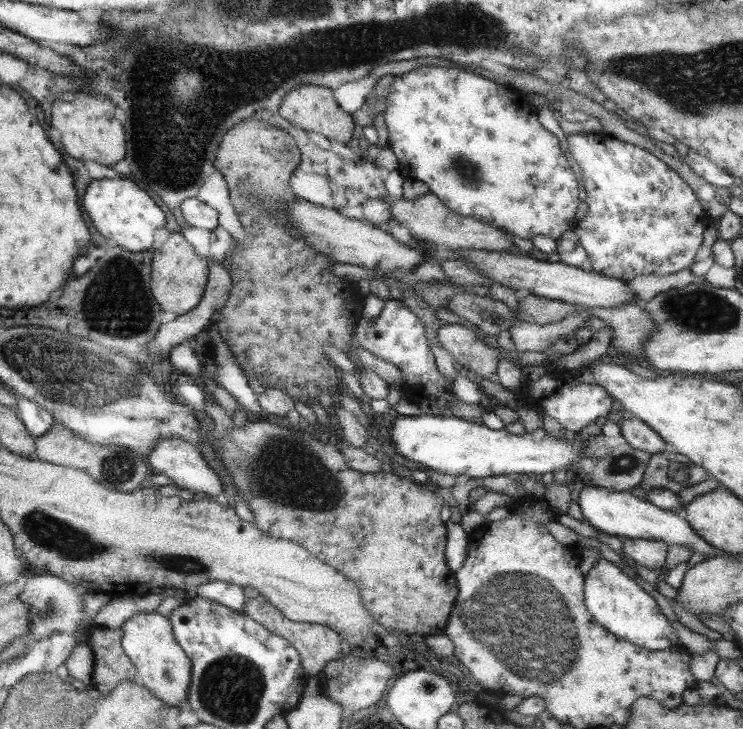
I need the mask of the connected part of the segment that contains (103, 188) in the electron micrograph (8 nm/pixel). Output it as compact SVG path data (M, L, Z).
M92 180L82 202L98 232L106 238L114 238L120 246L128 246L128 250L144 252L152 248L156 230L167 225L166 209L130 180Z

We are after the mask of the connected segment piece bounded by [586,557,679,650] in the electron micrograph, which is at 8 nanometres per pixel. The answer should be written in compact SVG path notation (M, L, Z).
M602 557L594 563L588 571L586 595L587 609L612 634L634 642L636 646L642 646L646 650L666 650L679 644L678 631L660 611L656 600L646 594L630 576L614 568L612 561Z

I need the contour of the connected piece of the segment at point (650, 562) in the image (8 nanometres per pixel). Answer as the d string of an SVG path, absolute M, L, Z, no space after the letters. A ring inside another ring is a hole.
M623 538L622 548L628 558L650 570L660 570L667 564L668 546L662 540Z

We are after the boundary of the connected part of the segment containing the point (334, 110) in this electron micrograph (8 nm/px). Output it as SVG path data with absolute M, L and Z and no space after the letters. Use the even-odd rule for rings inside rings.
M312 84L302 85L283 98L283 104L279 108L279 114L288 121L296 120L307 132L318 132L338 142L346 144L352 140L354 134L355 119L351 114L344 111L335 98L334 91L328 87L312 86Z

